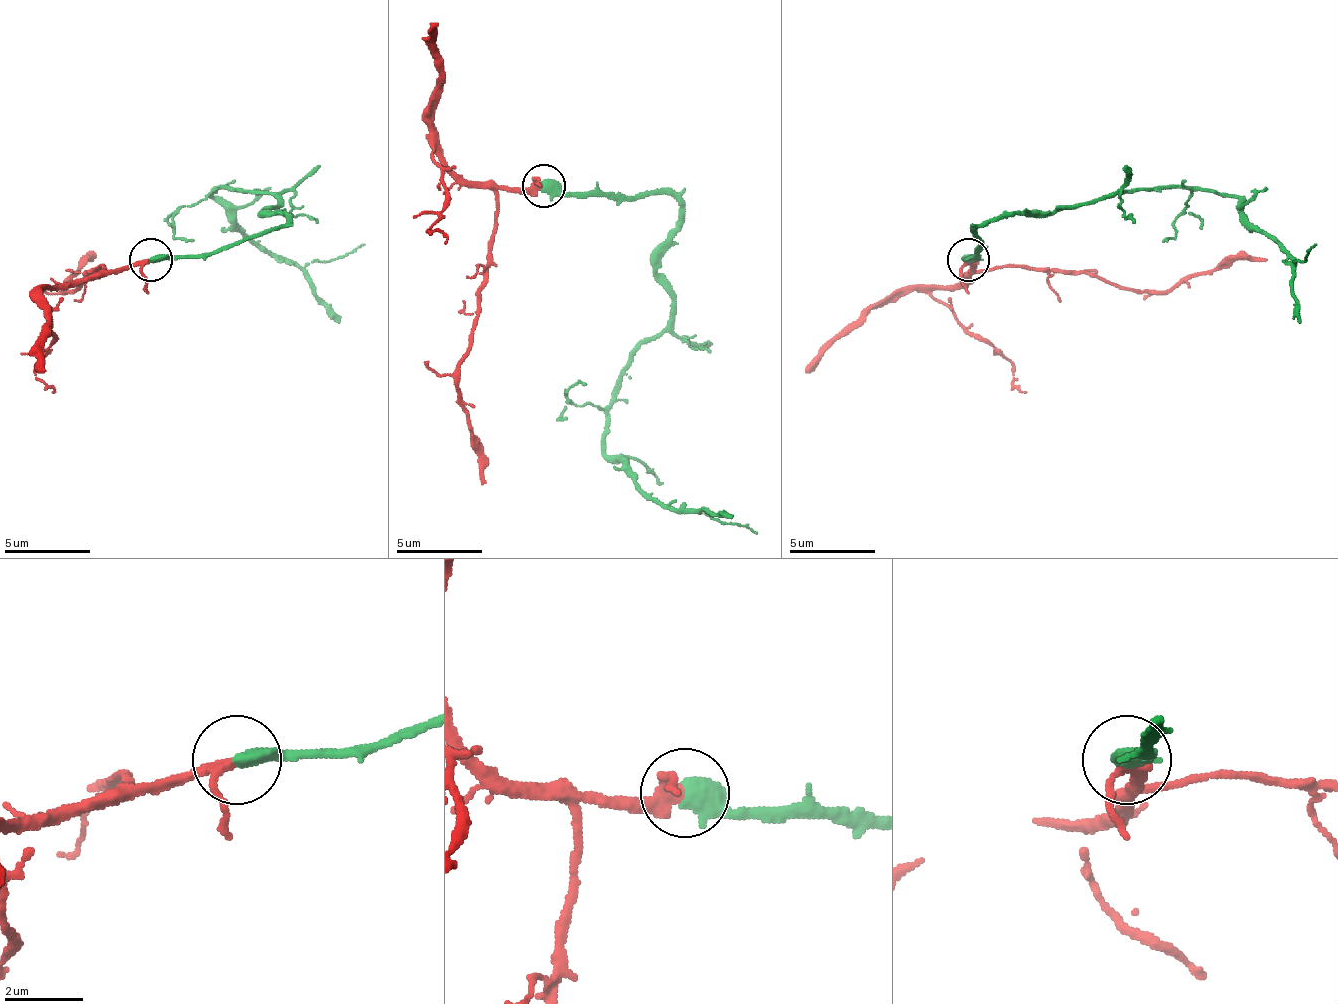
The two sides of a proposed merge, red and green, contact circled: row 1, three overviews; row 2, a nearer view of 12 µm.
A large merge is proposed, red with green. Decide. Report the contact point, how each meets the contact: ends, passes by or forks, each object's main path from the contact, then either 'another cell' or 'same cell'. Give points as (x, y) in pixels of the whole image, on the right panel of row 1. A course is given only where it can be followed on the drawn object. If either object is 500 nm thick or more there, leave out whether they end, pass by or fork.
at (968, 259); red runs (967, 258), (975, 271), (1048, 267), (1151, 292), (1185, 284), (1236, 258), (1266, 262); green runs (967, 258), (975, 254), (975, 228), (984, 224), (1159, 185), (1228, 194), (1275, 241), (1292, 267), (1318, 245); same cell

